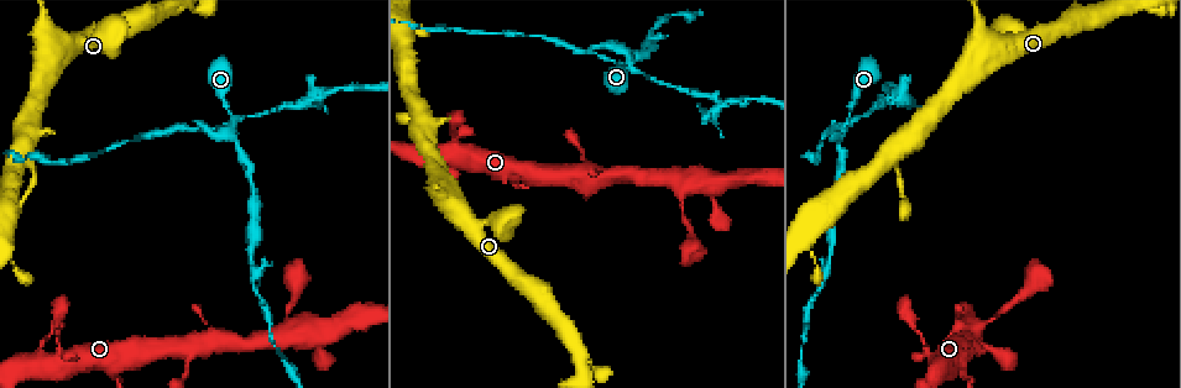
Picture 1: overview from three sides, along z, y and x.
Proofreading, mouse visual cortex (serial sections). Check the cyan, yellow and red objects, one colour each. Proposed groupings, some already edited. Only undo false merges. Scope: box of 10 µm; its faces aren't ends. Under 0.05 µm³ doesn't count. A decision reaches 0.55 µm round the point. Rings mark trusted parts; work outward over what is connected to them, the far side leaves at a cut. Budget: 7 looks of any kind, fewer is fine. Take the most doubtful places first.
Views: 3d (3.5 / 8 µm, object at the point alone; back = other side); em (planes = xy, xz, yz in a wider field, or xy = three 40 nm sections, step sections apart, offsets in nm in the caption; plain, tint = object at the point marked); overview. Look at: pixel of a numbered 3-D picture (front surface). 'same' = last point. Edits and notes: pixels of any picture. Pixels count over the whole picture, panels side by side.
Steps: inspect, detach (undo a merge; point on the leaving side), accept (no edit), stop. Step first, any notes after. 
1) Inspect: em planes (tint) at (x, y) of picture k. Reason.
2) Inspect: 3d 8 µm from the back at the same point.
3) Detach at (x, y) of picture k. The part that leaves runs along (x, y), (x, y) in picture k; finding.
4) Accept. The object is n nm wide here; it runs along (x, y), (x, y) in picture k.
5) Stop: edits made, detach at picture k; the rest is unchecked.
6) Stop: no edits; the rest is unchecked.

Inspect: em xy step 2 (tint) at (629, 66) of picture 1. Four-way junction.

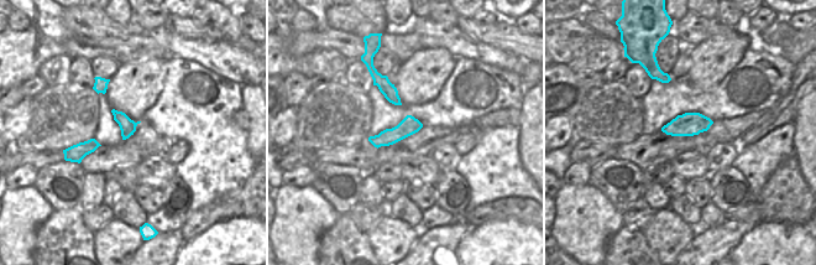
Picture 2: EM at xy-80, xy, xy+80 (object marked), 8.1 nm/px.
Inspect: 3d 3.5 µm at the same point.

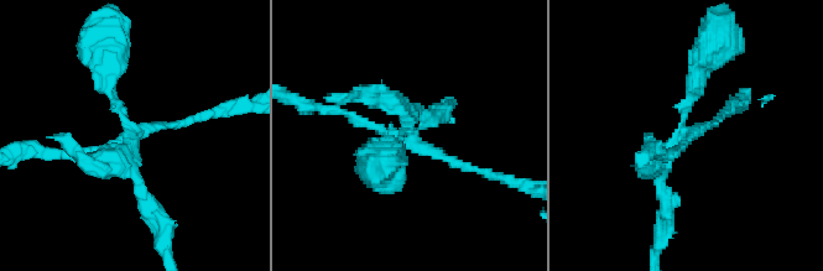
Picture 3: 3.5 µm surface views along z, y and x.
Detach at (452, 160) of picture 3. The object is 150 nm wide here; the part that leaves runs along (412, 135), (427, 151), (511, 183) in picture 3; a second cell is stuck on.

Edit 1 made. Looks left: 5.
Inspect: overview.

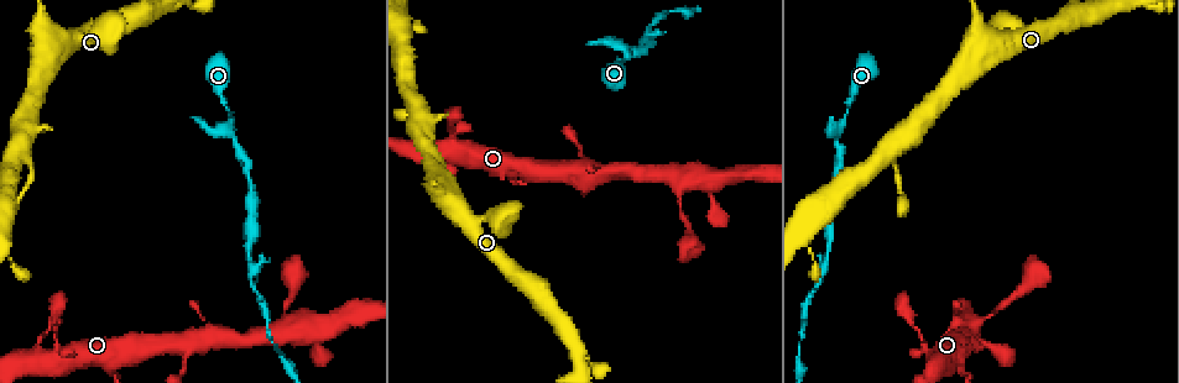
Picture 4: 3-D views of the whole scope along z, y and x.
Inspect: 3d 3.5 µm at (916, 329) of picture 4. Narrows sharply.

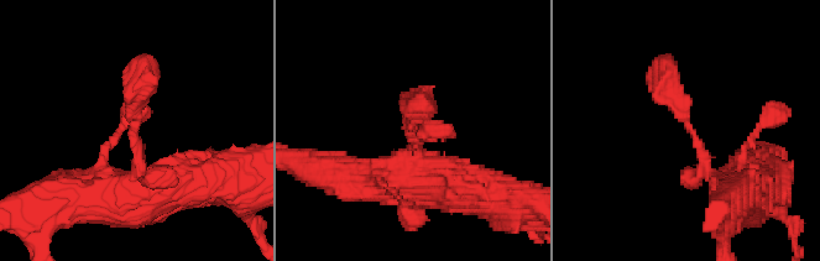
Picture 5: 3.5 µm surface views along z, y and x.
Inspect: em xy step 3 (plain) at (412, 133) of picture 5. Shape alone is not enough.

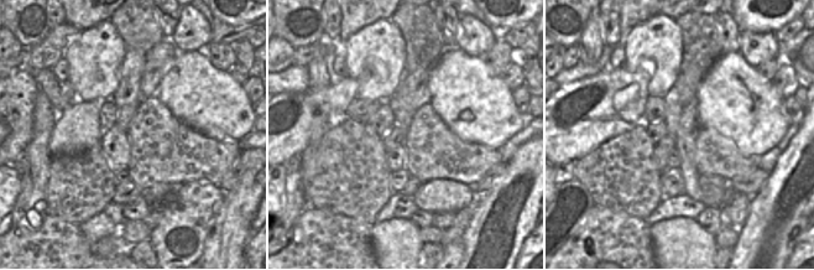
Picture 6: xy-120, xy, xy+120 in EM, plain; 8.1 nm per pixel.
Inspect: em xy step 3 (tint) at the same point.

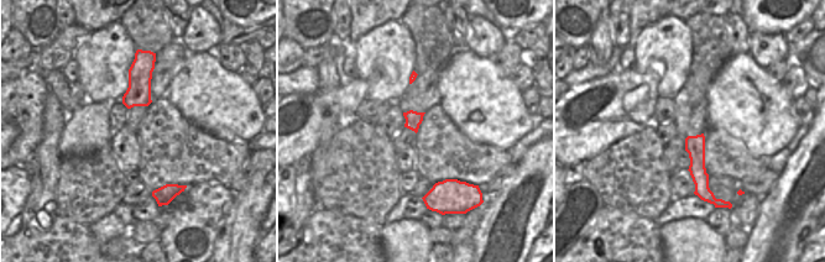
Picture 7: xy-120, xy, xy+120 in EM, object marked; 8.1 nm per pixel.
Accept. The object is 130 nm wide here; it runs along (736, 188), (704, 165), (663, 55) in picture 5; continuous, no second cell.

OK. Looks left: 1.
Stop: edits made, detach at picture 3; the rest is unchecked.

